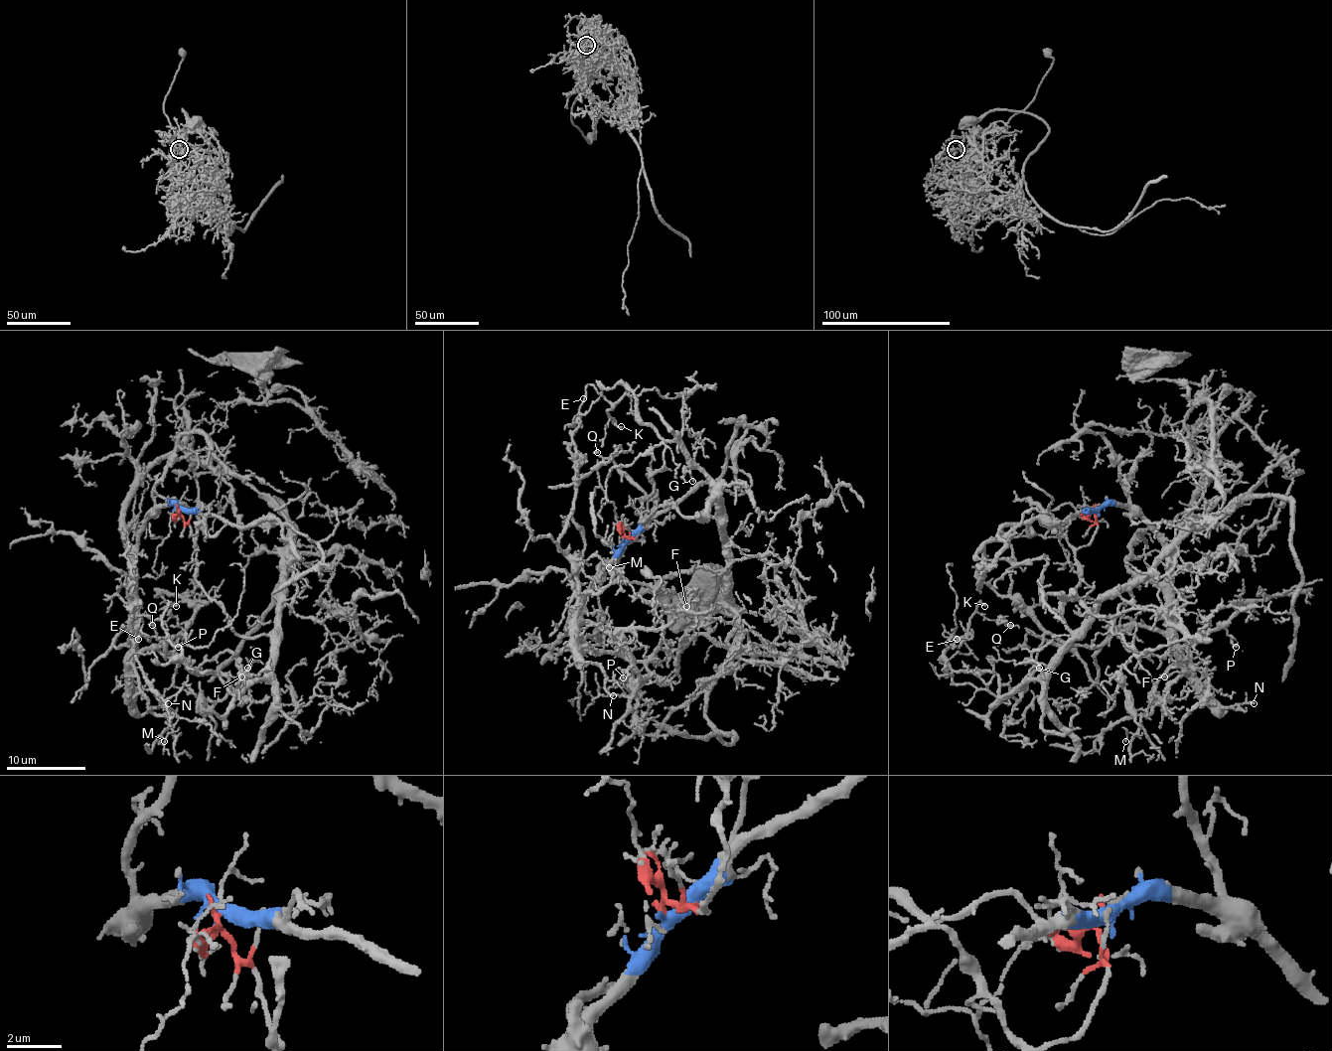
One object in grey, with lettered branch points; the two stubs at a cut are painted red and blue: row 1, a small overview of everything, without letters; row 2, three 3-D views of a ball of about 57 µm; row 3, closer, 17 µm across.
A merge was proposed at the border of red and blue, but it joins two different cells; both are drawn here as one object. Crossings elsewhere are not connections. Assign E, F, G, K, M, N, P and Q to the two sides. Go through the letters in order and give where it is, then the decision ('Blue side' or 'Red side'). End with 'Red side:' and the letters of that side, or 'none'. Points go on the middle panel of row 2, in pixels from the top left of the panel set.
E: Place: (583, 398). Red side
F: Place: (686, 606). Blue side
G: Place: (692, 481). Red side
K: Place: (621, 426). Red side
M: Place: (609, 567). Blue side
N: Place: (613, 695). Blue side
P: Place: (623, 677). Blue side
Q: Place: (597, 452). Red side
Red side: E, G, K, Q

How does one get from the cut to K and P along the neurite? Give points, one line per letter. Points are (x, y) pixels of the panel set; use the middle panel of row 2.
K: (626, 540), (662, 505), (713, 517), (717, 489), (677, 441), (640, 417), (628, 387), (608, 411), (622, 427)
P: (626, 540), (580, 608), (586, 622), (604, 626), (624, 646), (632, 666), (622, 674), (624, 677)

